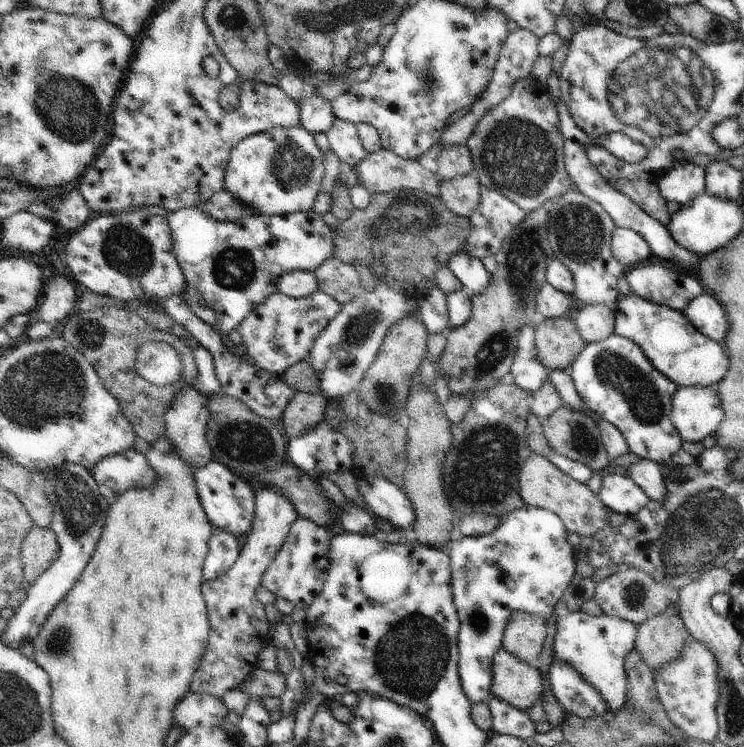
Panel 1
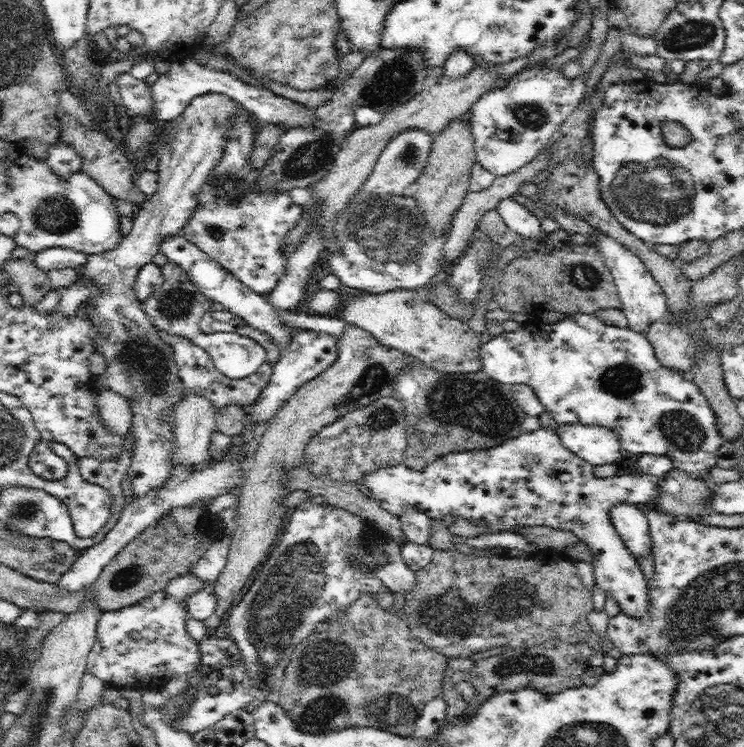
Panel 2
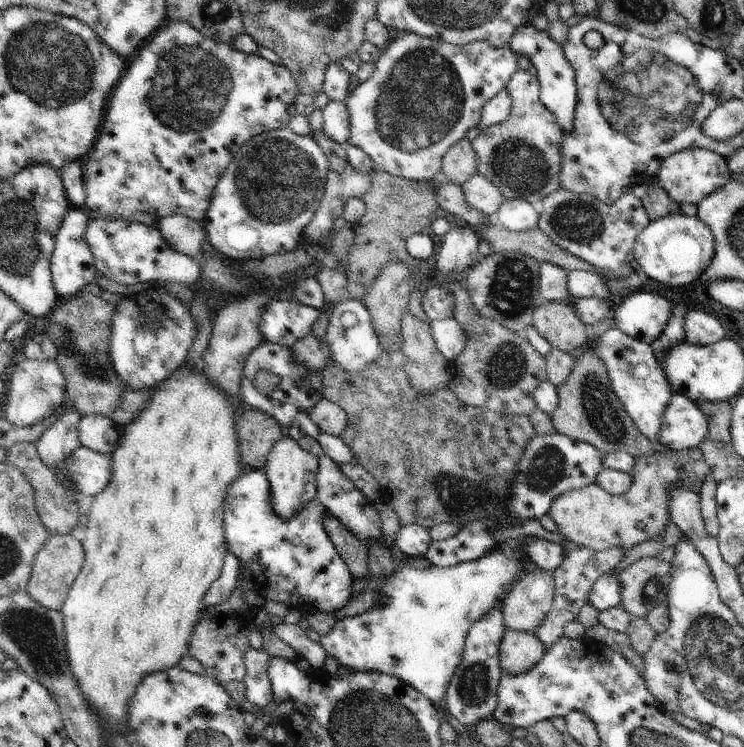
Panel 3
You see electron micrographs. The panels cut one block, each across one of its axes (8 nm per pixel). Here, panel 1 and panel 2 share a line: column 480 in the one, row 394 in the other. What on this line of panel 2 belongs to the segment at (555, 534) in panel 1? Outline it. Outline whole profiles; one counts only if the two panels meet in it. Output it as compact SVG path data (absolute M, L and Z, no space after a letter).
M578 312L567 315L556 323L545 324L533 313L530 320L520 323L516 331L504 331L483 344L480 348L480 368L488 377L494 378L496 382L510 385L525 384L533 388L545 410L549 412L550 418L556 420L559 424L583 424L584 426L606 426L611 428L618 433L625 452L636 455L664 455L674 463L674 468L683 470L695 479L707 480L708 469L716 464L716 452L725 441L719 433L716 414L714 414L707 398L701 393L699 386L694 381L685 380L682 372L676 372L670 370L667 366L662 366L644 333L630 330L627 326L610 326L595 314Z

